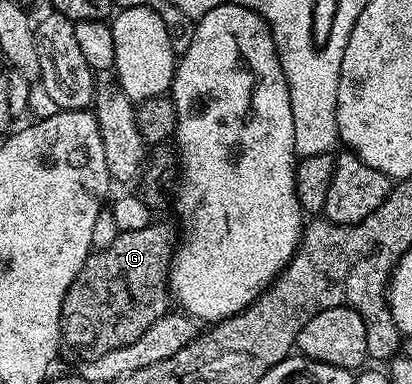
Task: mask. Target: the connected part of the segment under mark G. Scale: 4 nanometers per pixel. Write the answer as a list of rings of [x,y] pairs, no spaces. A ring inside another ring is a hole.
[[[150,223],[146,227],[121,231],[104,249],[89,253],[82,271],[76,273],[74,283],[66,291],[60,316],[60,339],[65,350],[73,349],[80,359],[89,361],[106,351],[126,347],[140,339],[144,332],[170,311],[168,271],[172,263],[174,246],[178,241],[175,228]]]

